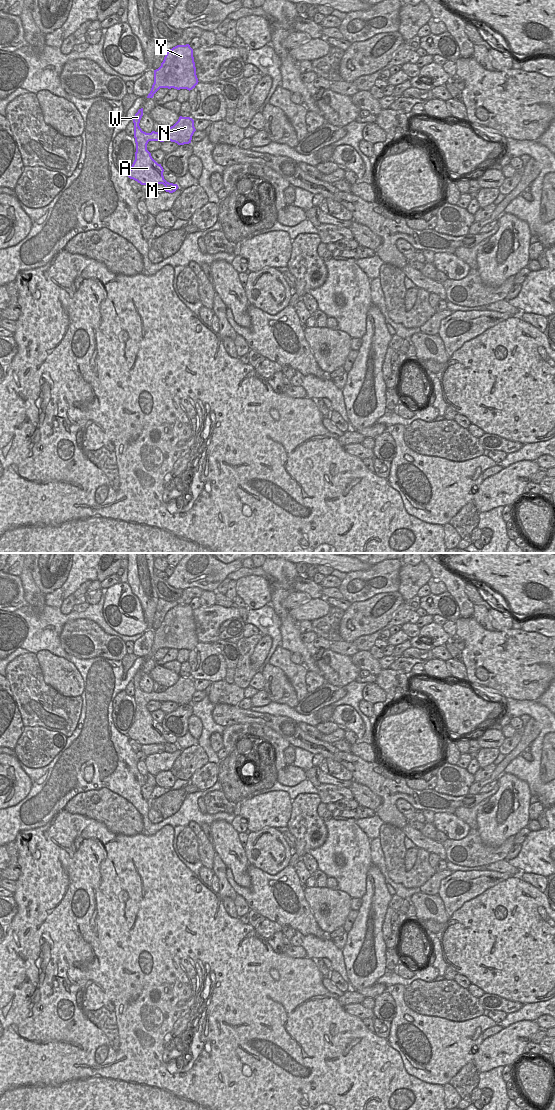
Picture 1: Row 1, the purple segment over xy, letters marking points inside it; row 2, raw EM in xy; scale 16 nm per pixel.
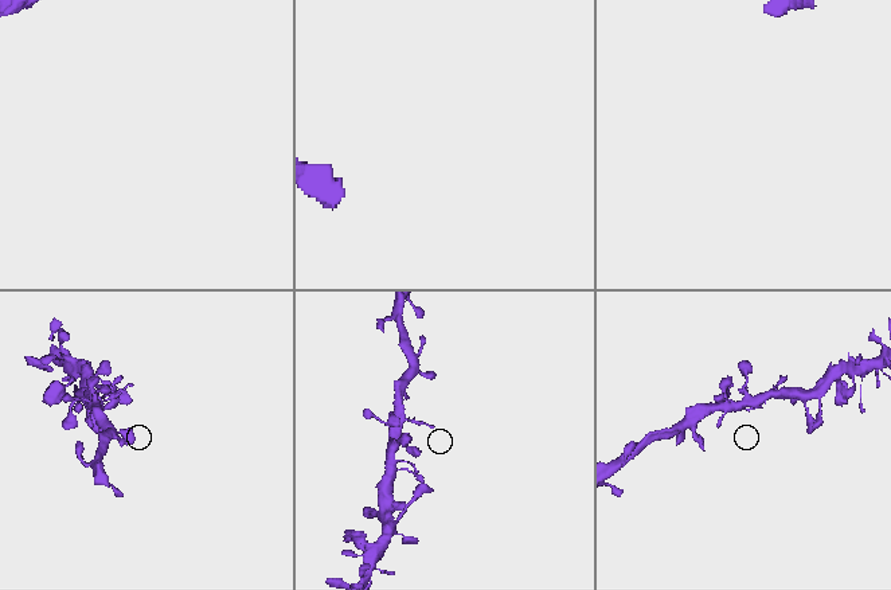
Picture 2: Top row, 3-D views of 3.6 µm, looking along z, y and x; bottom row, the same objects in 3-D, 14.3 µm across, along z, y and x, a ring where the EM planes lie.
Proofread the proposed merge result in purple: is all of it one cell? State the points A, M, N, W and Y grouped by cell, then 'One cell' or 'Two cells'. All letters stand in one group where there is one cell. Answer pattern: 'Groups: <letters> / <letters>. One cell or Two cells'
Groups: A M N W Y. One cell.

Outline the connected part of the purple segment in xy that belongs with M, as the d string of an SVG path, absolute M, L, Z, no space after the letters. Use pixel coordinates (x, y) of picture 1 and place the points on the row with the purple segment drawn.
M143 108L139 109L133 117L136 152L135 160L127 175L141 185L163 184L166 192L173 193L179 188L178 185L164 179L164 169L152 158L151 153L147 150L147 144L149 141L171 141L178 145L191 143L196 131L194 120L190 117L180 116L178 121L164 132L146 133L139 126L142 116Z

